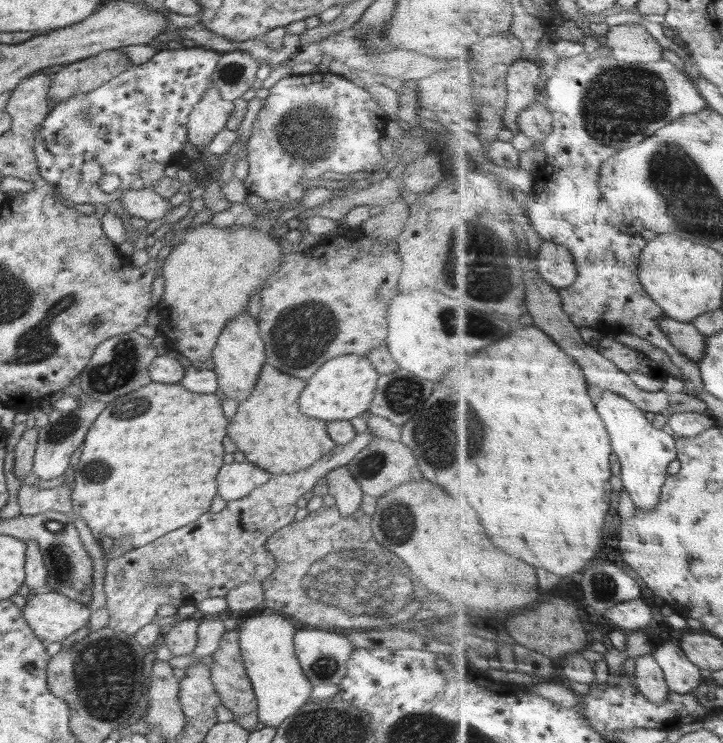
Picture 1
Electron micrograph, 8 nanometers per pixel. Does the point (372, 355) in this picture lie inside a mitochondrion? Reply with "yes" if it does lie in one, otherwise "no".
no

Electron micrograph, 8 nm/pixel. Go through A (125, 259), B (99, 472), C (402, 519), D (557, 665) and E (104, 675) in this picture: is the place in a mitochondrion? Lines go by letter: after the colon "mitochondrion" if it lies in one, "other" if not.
A: other
B: mitochondrion
C: mitochondrion
D: other
E: mitochondrion

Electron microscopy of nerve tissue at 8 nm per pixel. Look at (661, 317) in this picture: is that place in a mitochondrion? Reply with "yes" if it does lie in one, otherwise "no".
no

